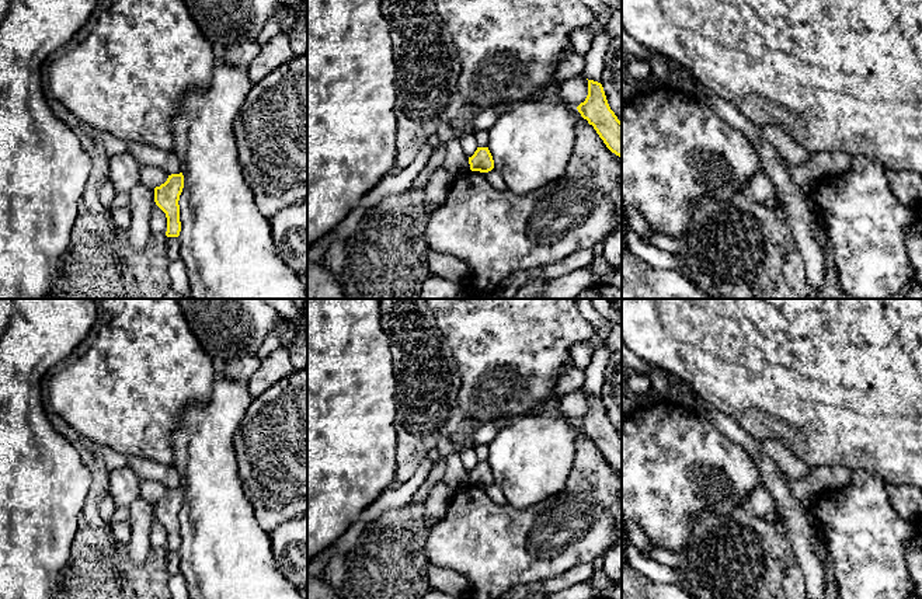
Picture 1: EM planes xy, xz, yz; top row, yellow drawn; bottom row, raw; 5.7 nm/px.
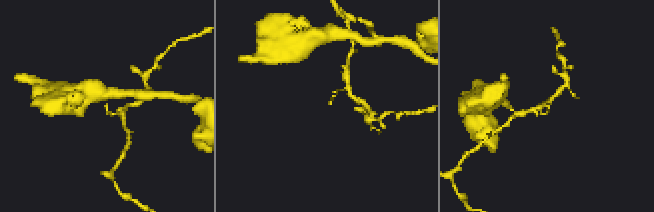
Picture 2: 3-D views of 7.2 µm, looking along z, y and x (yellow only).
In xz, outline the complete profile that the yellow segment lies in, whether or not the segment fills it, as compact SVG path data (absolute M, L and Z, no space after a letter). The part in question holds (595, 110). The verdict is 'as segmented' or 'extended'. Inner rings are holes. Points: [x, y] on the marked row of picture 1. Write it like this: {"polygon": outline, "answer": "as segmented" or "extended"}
{"polygon": "M588 80L588 95L577 109L594 126L606 147L622 159L622 122L610 109L601 83Z", "answer": "as segmented"}

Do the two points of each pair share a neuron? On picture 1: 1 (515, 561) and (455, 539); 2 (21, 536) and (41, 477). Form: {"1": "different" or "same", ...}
{"1": "same", "2": "same"}

